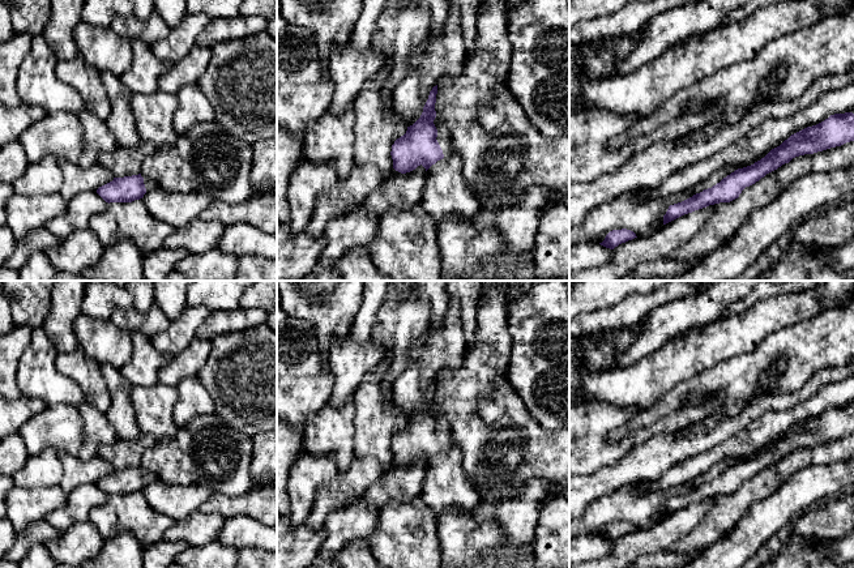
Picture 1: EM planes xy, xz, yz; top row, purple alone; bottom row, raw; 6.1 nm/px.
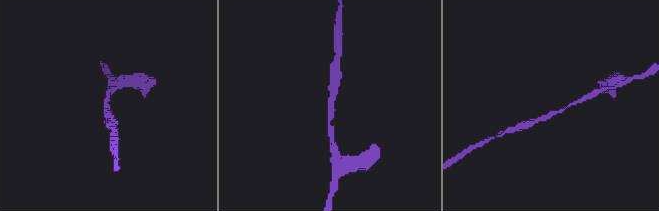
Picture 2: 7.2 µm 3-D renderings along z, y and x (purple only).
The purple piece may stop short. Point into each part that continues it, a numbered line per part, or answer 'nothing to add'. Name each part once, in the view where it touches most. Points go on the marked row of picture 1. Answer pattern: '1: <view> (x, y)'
1: xz (443, 139)

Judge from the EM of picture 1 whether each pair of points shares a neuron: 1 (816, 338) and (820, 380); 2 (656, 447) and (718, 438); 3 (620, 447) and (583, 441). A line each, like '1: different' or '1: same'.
1: different
2: same
3: same

